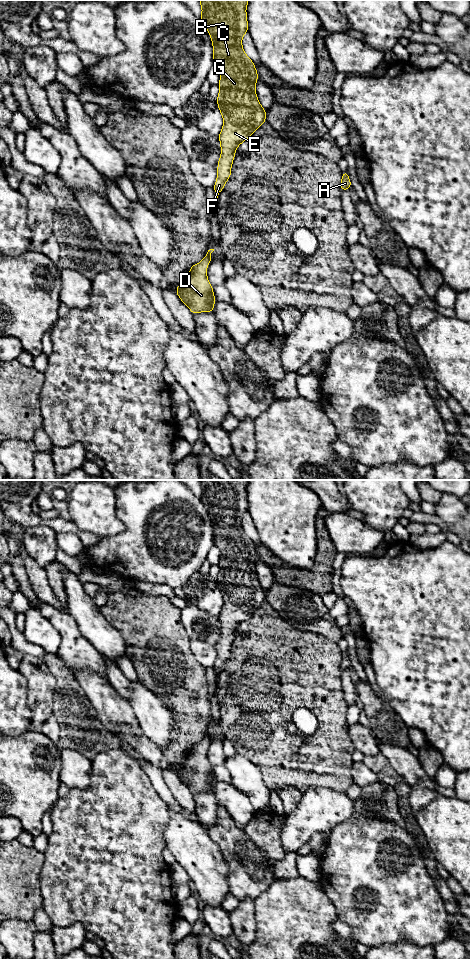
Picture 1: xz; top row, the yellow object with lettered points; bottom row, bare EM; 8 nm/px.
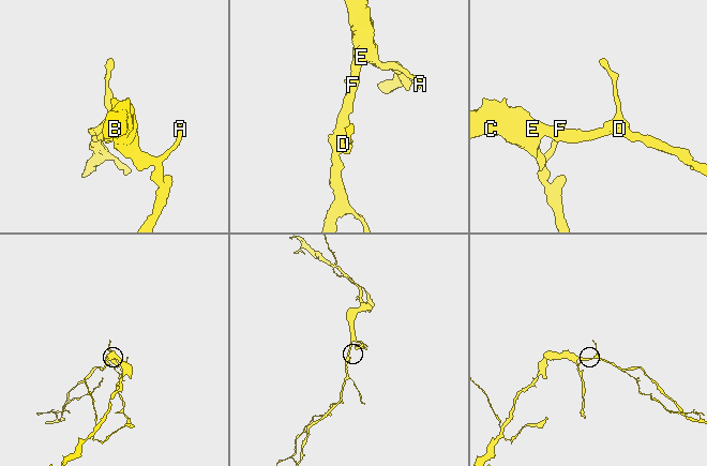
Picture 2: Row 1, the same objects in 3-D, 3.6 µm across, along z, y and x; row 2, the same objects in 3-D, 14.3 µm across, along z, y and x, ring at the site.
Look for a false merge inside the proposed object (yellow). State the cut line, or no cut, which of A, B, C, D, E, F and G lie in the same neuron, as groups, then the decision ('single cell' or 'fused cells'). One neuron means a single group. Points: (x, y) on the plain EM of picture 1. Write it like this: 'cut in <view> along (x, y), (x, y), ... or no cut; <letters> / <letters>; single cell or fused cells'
no cut; A B C D E F G; single cell

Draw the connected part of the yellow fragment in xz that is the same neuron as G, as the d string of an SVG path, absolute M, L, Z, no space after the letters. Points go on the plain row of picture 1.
M199 480L199 482L202 487L200 500L212 519L214 545L221 550L217 586L224 603L218 616L221 636L218 641L217 660L213 667L218 678L231 656L231 646L237 627L266 601L266 590L262 588L255 572L257 550L242 527L242 517L248 512L246 487L249 480Z

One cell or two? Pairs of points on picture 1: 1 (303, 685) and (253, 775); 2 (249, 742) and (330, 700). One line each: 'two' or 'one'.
1: two
2: one

